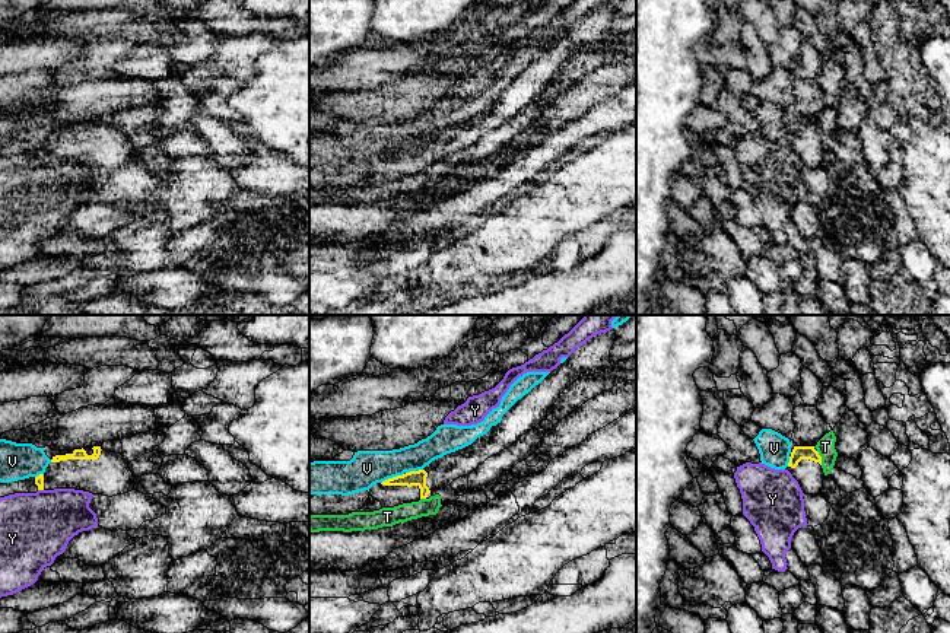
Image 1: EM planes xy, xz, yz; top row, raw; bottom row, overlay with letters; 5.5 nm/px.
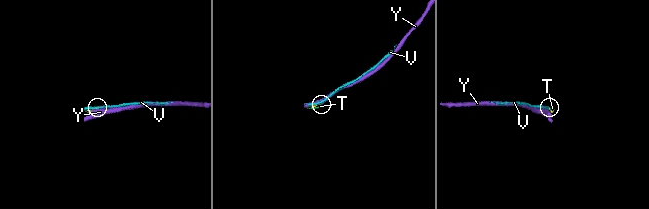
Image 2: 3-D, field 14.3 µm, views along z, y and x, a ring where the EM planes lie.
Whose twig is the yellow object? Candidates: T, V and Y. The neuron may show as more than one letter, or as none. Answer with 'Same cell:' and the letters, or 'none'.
Same cell: none

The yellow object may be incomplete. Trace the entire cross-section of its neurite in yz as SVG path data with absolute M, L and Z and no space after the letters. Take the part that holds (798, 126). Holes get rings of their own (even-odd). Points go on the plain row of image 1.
M794 120L785 143L798 155L803 166L822 166L825 146L822 141L822 130L814 120Z

